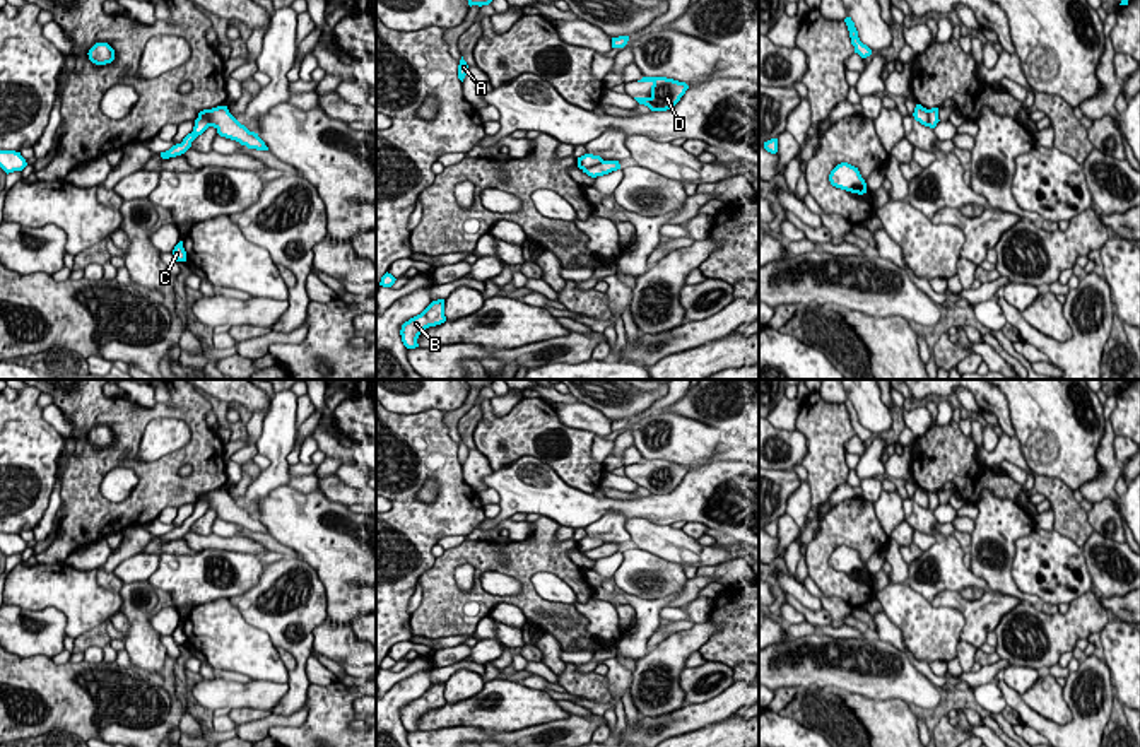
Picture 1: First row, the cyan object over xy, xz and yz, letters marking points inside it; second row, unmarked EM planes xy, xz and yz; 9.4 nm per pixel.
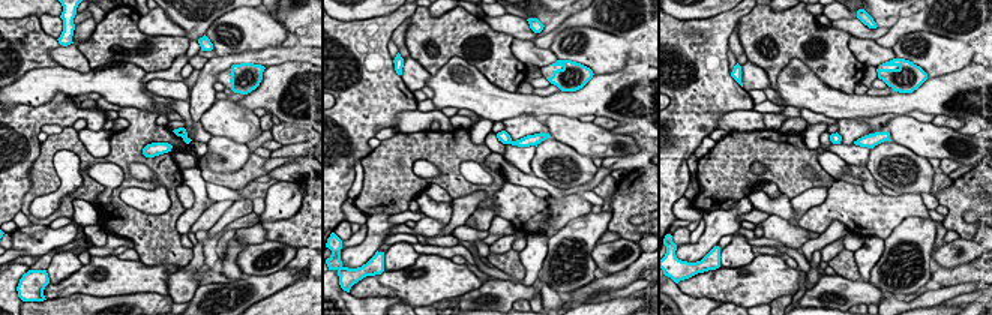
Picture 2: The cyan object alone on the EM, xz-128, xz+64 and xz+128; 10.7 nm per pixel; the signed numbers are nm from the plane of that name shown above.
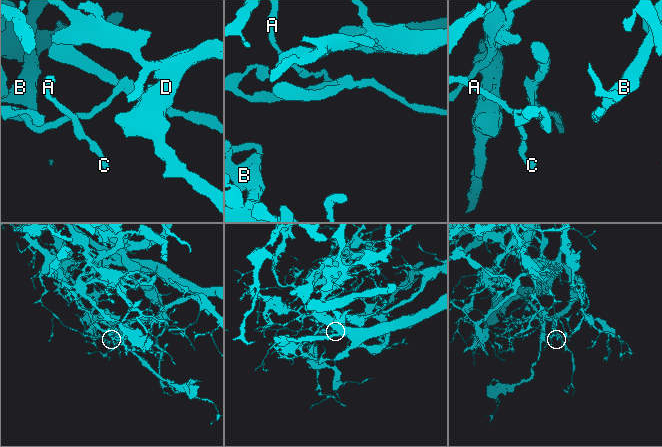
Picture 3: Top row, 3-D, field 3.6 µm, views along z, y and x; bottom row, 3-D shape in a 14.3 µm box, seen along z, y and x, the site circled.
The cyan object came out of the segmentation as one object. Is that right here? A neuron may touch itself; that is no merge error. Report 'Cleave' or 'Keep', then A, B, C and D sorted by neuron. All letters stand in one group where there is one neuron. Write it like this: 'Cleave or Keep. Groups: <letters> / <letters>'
Cleave. Groups: A C / B D

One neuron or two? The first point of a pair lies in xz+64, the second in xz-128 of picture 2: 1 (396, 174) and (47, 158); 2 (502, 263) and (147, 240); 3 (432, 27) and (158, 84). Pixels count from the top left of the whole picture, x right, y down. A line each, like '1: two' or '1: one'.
1: one
2: one
3: two

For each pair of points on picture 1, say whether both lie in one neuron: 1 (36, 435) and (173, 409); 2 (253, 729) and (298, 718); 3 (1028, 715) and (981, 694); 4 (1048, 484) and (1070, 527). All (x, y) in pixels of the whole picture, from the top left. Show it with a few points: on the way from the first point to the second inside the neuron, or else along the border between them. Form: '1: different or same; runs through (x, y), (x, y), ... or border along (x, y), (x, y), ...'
1: different; border along (65, 438), (57, 472)
2: same; runs through (264, 725), (270, 720), (287, 720)
3: different; border along (995, 682), (1007, 705)
4: same; runs through (1058, 494), (1070, 517)

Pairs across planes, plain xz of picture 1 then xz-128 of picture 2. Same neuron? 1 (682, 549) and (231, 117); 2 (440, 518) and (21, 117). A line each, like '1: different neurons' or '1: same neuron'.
1: same neuron
2: same neuron

